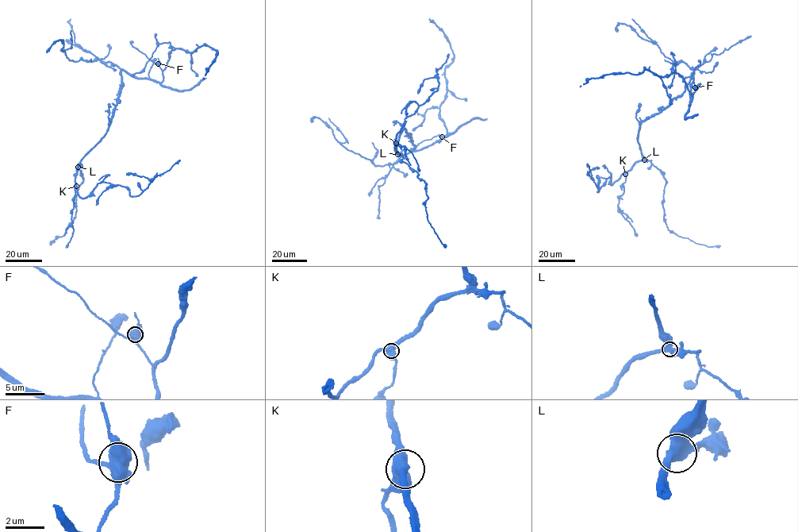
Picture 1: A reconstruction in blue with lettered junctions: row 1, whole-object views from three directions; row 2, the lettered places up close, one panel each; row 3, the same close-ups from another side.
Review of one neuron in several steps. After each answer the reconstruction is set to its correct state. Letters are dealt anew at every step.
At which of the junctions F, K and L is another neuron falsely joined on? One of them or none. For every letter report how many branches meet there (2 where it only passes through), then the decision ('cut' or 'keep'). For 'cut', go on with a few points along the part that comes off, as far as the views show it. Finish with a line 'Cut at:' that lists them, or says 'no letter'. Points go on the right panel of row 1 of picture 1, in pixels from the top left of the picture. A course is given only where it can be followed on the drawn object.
F: branches 4; keep
K: branches 3; keep
L: branches 3; keep
Cut at: no letter

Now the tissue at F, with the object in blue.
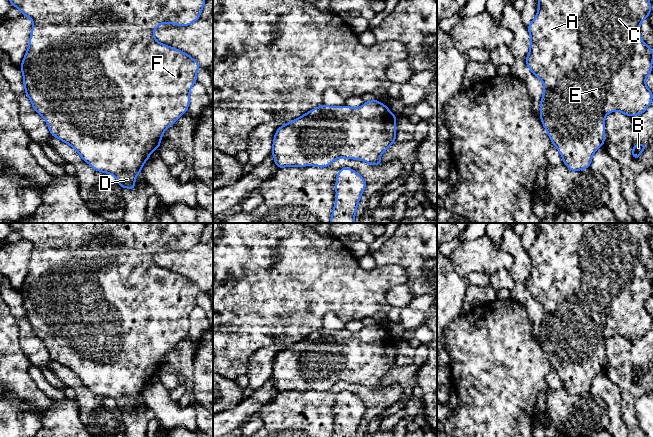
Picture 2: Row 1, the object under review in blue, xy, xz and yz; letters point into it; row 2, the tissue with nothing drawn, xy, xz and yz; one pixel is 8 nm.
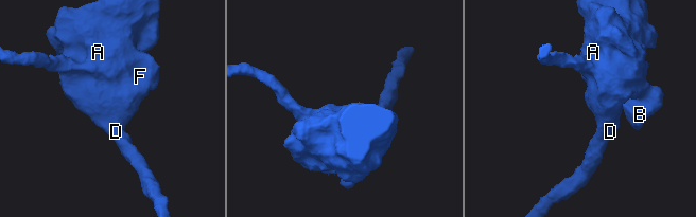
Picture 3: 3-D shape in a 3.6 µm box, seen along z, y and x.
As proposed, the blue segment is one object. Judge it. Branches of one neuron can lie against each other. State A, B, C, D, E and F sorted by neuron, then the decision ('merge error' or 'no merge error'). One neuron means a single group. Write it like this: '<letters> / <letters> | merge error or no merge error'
A B C D E F | no merge error

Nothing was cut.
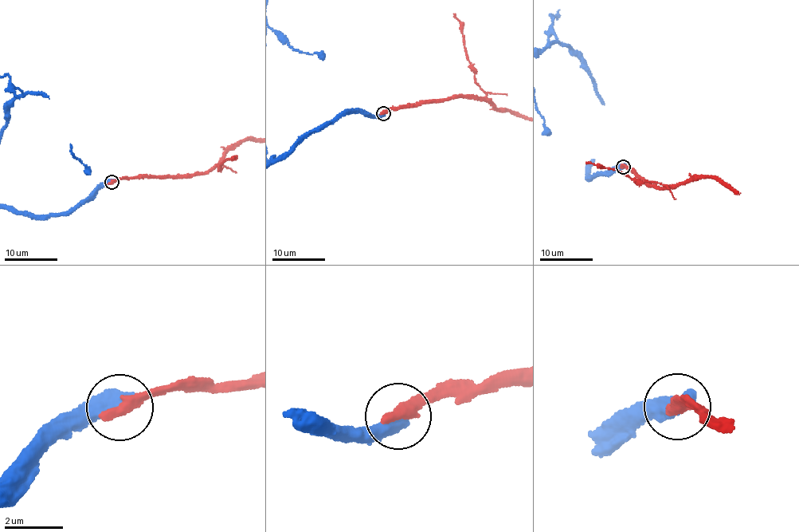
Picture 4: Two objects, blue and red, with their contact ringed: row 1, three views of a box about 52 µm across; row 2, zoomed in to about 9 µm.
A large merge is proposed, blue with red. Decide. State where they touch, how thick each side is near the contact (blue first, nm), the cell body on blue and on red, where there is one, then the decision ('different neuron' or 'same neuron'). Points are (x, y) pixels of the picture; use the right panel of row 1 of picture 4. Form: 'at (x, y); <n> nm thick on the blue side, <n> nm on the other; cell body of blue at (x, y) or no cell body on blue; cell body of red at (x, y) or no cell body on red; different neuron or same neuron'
at (623, 167); 550 nm thick on the blue side, 480 nm on the other; no cell body on blue; no cell body on red; different neuron

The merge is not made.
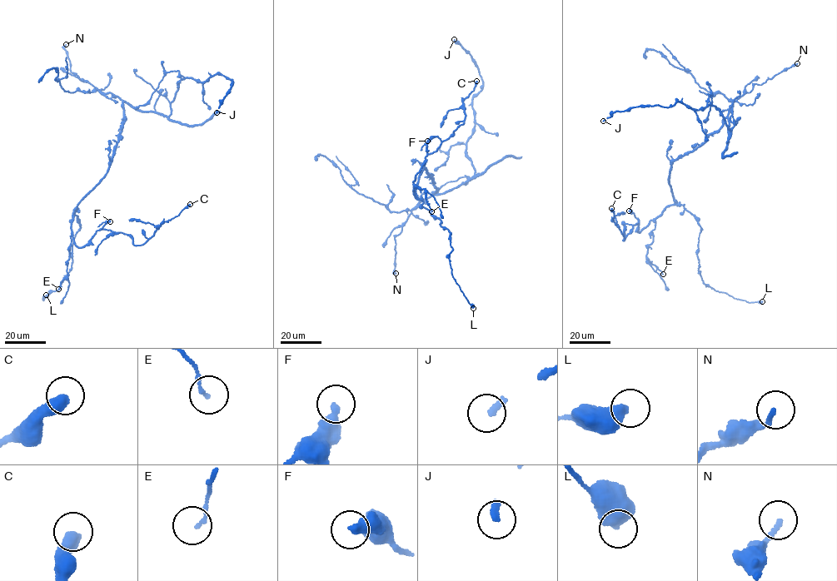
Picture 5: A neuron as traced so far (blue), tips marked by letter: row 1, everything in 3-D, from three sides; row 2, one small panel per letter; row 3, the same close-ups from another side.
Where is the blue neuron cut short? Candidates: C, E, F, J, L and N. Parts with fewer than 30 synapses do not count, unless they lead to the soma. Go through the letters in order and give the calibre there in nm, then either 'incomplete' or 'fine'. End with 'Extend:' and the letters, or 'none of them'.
C: 480 nm thick; fine
E: 130 nm thick; fine
F: 460 nm thick; fine
J: 240 nm thick; incomplete
L: 550 nm thick; fine
N: 180 nm thick; fine
Extend: J

